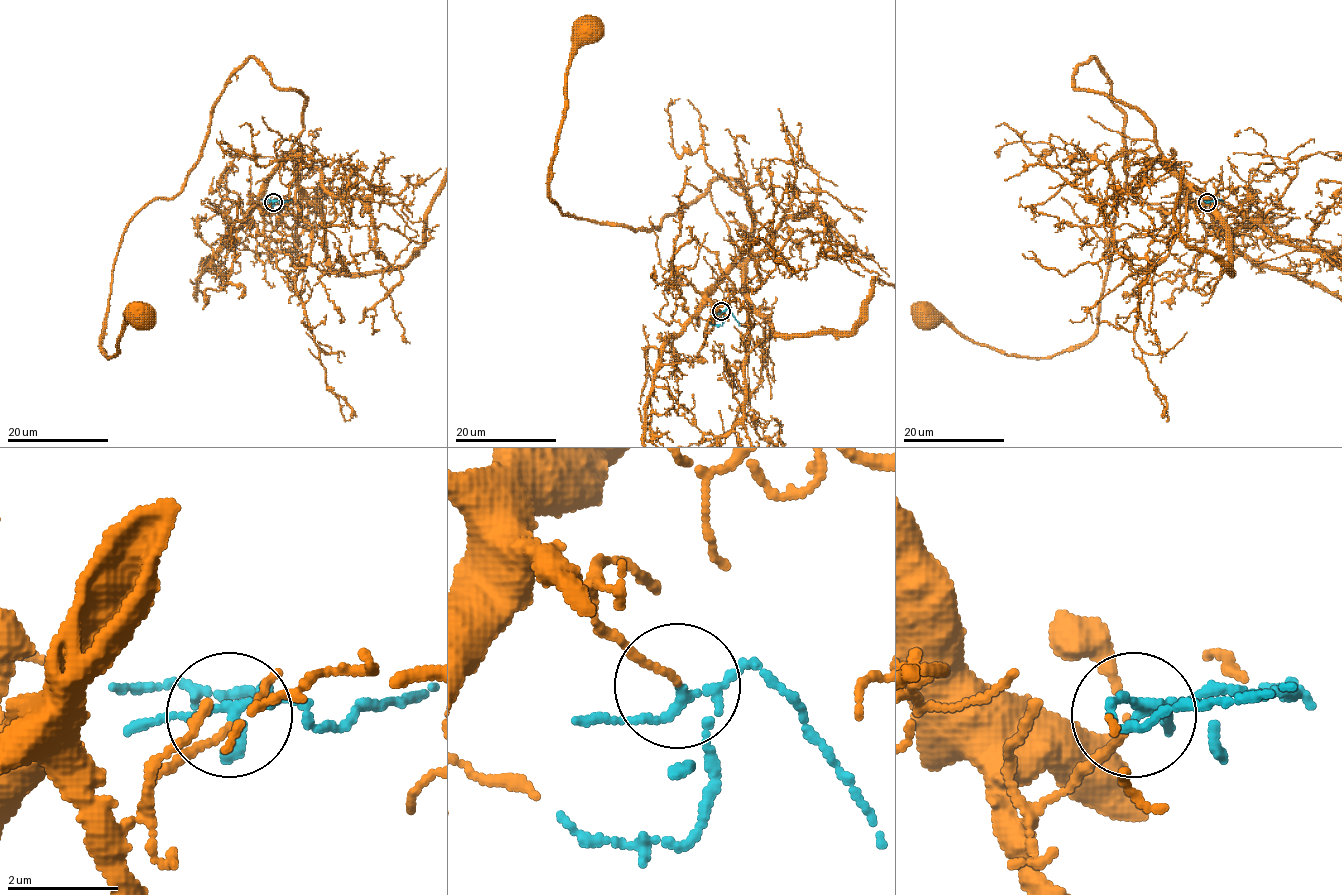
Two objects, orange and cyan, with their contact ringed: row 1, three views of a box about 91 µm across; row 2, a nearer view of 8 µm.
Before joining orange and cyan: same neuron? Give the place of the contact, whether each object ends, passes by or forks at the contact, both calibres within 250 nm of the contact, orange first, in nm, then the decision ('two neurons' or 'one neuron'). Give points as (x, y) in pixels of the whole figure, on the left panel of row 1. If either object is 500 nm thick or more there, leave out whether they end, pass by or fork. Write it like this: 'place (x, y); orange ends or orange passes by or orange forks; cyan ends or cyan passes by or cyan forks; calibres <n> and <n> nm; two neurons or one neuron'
place (273, 202); orange ends; cyan forks; calibres 120 and 110 nm; one neuron

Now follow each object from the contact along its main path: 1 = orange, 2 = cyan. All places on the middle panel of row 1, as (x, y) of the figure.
1: (721, 310), (707, 297), (751, 257), (734, 180), (650, 230), (549, 195), (590, 29)
2: (721, 310), (725, 313), (721, 326), (710, 322)

